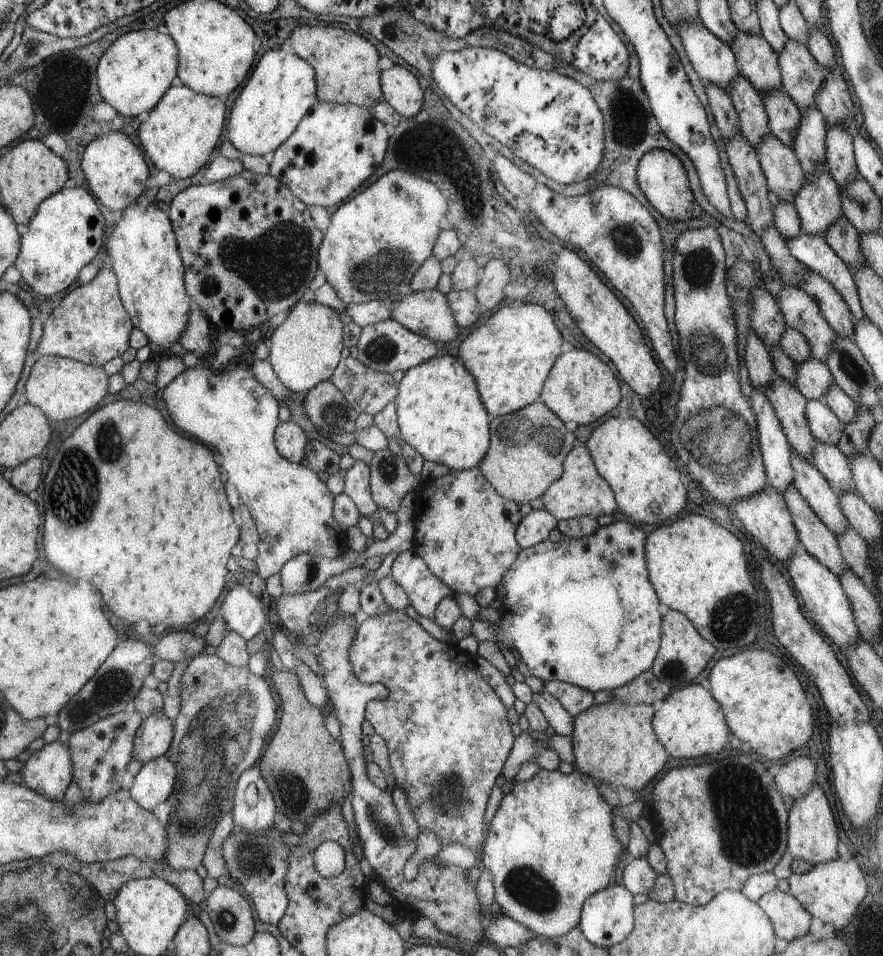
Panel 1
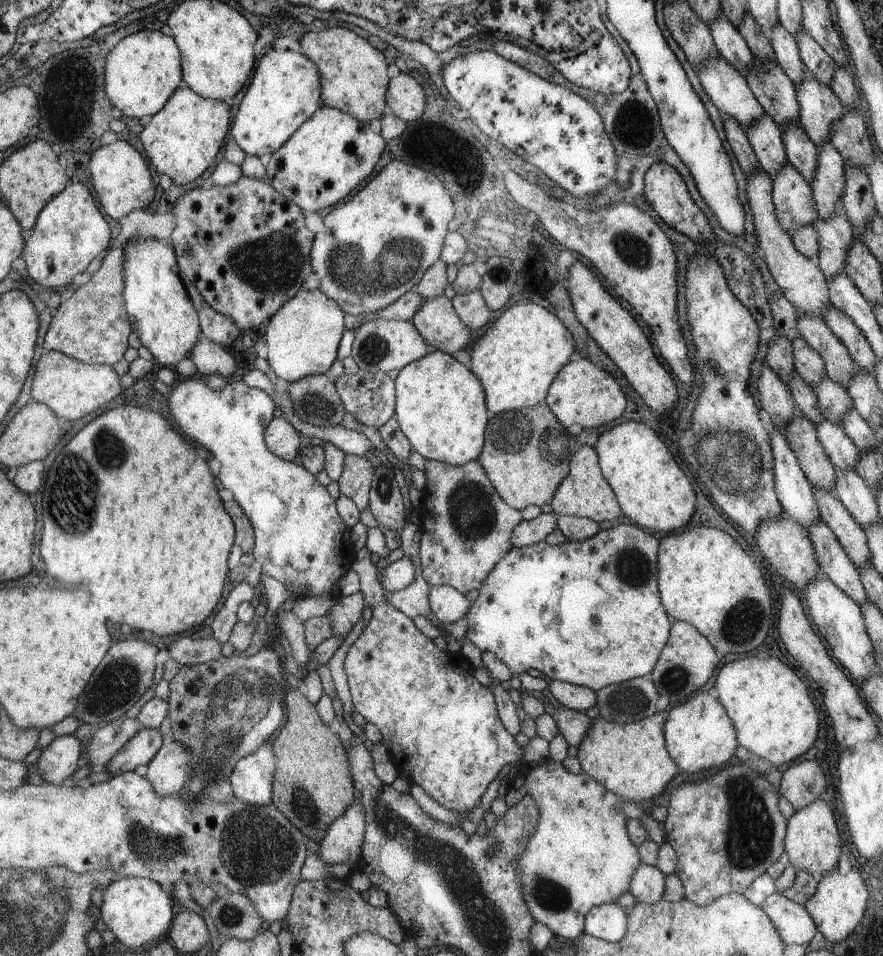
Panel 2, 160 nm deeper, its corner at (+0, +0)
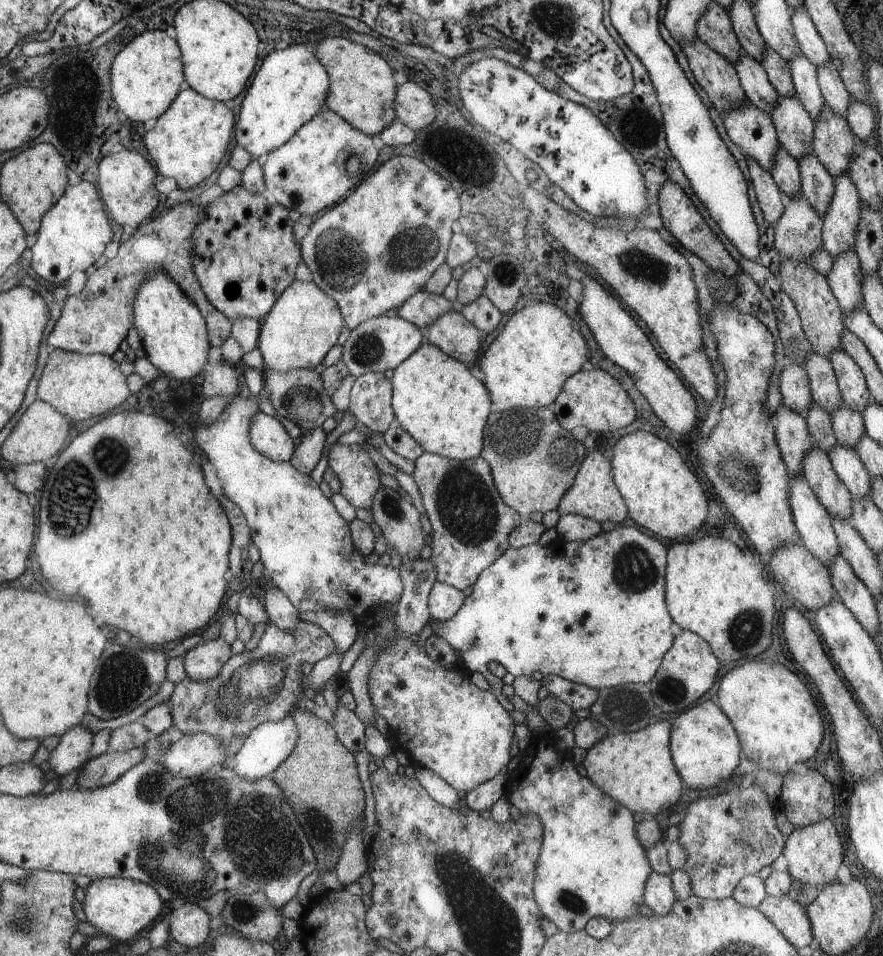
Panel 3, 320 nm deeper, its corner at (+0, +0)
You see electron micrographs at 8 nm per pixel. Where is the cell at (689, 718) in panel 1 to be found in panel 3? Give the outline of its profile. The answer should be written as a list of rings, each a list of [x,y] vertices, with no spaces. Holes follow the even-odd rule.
[[[706,701],[671,718],[671,757],[686,788],[708,790],[737,775],[741,744],[731,720],[712,701]]]

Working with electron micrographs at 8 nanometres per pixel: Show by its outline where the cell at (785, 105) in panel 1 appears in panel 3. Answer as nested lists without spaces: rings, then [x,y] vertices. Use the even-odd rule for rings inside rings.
[[[813,154],[799,160],[799,169],[801,194],[822,218],[835,193],[835,178]]]

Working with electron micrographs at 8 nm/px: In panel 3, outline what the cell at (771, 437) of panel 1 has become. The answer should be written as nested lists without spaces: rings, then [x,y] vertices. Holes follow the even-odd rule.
[[[803,476],[790,477],[789,503],[801,543],[828,567],[841,554],[832,526],[833,518],[820,504]]]

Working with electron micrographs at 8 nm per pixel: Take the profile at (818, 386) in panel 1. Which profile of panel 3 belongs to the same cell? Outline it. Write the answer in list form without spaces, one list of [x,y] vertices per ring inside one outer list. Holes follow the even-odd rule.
[[[841,402],[838,410],[831,414],[831,421],[838,444],[855,450],[855,446],[865,435],[862,415],[846,403]]]

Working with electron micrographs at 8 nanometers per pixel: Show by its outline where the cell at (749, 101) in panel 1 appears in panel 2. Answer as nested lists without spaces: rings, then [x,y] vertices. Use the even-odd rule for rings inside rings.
[[[768,114],[746,129],[748,140],[754,149],[759,168],[771,179],[787,165],[783,132]]]

